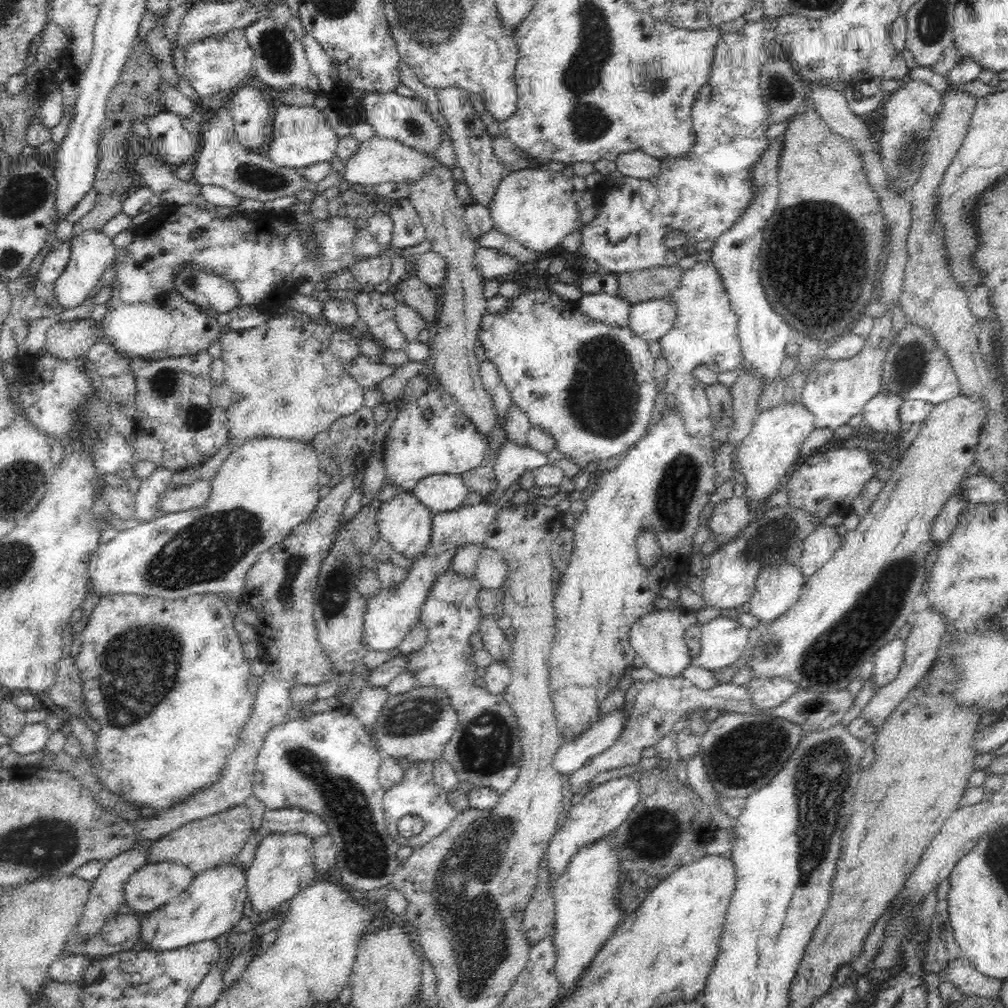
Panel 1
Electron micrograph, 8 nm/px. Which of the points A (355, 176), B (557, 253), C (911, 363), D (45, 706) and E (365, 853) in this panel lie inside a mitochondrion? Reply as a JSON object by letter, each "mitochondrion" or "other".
{"A":"other","B":"other","C":"mitochondrion","D":"other","E":"mitochondrion"}

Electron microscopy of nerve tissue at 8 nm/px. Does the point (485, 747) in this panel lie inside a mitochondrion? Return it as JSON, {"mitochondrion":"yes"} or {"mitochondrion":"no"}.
{"mitochondrion":"yes"}

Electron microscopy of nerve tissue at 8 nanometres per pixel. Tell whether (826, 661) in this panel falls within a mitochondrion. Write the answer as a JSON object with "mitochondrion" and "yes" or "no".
{"mitochondrion":"yes"}

